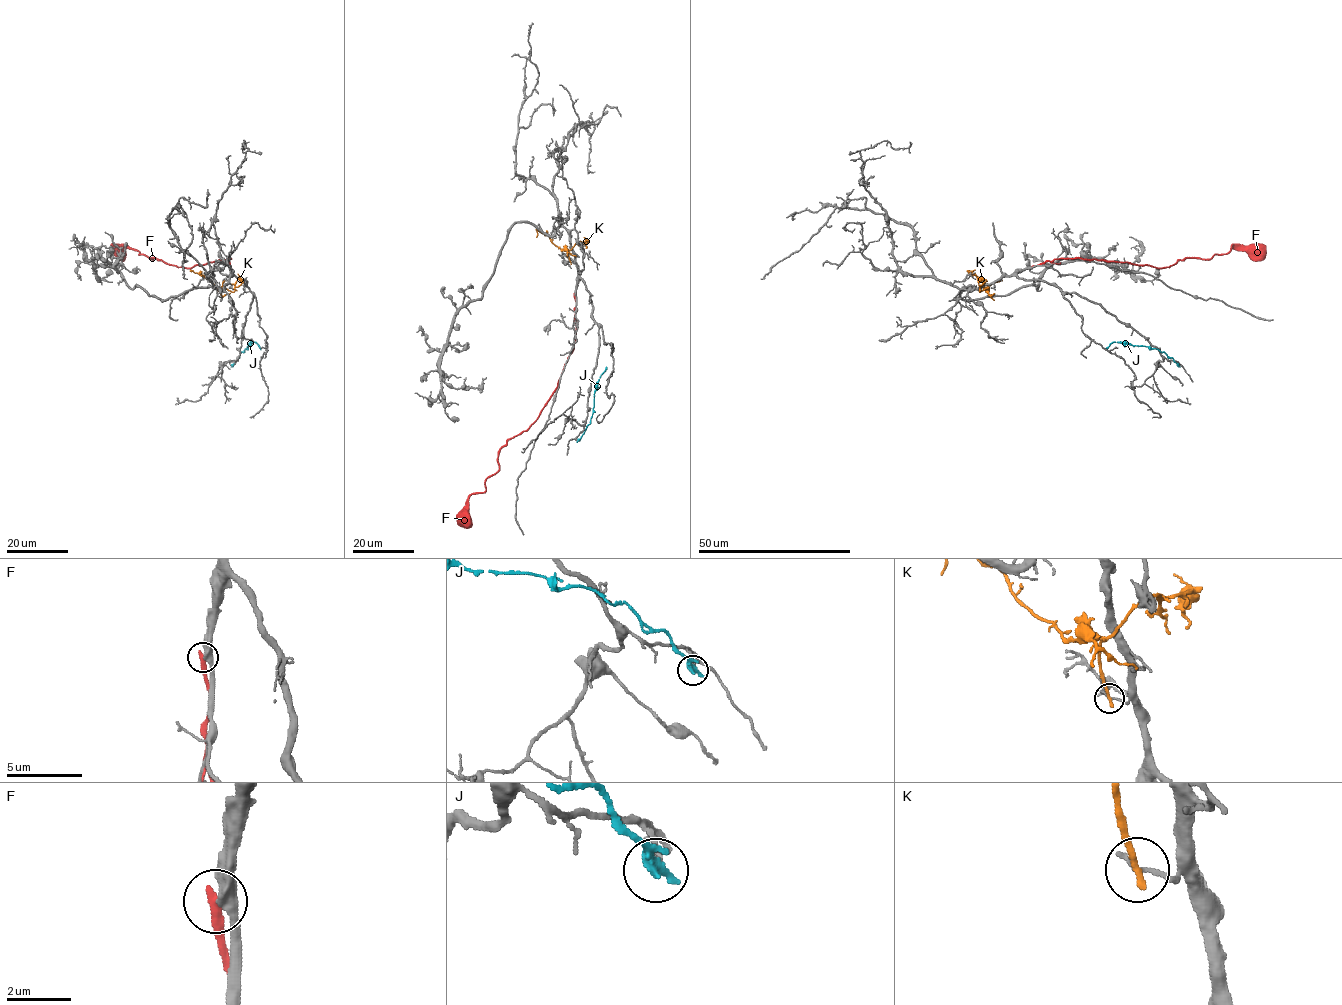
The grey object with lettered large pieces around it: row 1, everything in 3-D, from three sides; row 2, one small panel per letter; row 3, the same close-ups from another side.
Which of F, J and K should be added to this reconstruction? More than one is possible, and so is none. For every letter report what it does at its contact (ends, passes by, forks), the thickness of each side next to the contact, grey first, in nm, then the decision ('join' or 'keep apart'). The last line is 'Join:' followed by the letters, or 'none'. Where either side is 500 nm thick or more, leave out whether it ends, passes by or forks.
F: it ends | 440/340 nm | keep apart
J: it ends | 110/440 nm | keep apart
K: it ends | 170/260 nm | keep apart
Join: none

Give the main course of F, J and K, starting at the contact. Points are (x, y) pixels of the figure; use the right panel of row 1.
F: (1033, 266), (1076, 258), (1166, 268), (1178, 260), (1207, 259), (1233, 248), (1264, 258)
J: (1178, 365), (1163, 351), (1143, 345), (1112, 342), (1105, 349)
K: (1000, 280), (988, 288), (969, 271), (975, 269)

